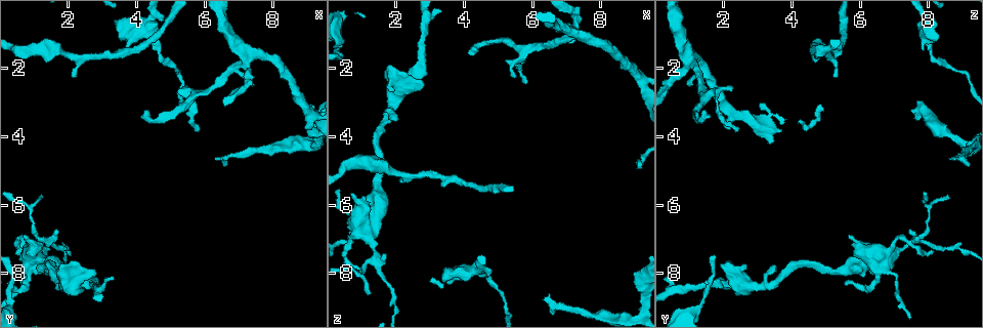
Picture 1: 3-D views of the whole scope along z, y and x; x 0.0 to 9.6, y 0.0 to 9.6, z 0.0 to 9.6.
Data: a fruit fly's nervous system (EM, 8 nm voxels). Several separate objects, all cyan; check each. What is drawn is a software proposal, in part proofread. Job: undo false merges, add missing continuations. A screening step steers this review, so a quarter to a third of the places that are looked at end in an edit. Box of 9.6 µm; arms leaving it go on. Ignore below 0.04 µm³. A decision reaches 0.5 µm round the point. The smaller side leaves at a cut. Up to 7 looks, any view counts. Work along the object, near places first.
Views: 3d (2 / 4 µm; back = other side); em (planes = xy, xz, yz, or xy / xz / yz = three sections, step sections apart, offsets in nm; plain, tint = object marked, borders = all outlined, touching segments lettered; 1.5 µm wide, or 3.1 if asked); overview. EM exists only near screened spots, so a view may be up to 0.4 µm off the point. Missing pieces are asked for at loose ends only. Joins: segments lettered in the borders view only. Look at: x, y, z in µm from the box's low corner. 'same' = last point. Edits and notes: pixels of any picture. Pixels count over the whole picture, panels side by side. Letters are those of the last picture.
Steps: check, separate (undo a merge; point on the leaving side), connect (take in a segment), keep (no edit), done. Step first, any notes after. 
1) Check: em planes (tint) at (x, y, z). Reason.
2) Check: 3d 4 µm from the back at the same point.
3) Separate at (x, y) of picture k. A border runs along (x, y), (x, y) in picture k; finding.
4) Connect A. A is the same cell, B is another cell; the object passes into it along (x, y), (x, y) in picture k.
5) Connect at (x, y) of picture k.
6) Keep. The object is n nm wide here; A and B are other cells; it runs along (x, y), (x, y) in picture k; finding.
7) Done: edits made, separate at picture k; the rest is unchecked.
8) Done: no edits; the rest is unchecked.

Check: 3d 4 µm at (2.00, 7.85, 2.65). Stops while still wide.

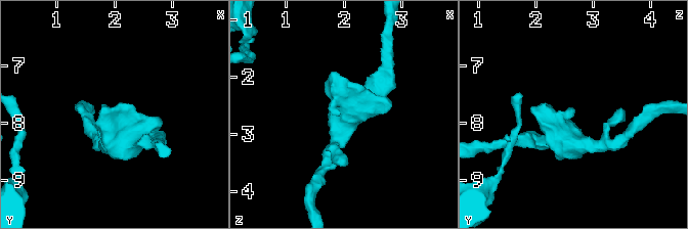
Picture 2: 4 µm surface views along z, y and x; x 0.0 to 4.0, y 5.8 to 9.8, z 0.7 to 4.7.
Check: em yz step 8 (borders) at (1.90, 7.80, 2.65). Now the EM.

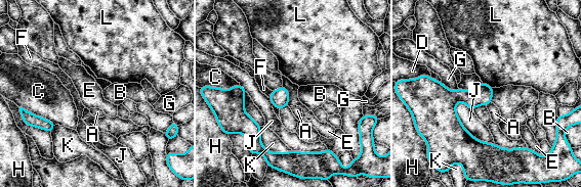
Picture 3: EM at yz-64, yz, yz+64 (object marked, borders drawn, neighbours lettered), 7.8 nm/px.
Keep. A, B, C, D, E, F, G, H, J, K and L are other cells; a border runs along (493, 88), (491, 102) in picture 3; none of them fits.

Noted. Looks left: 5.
Check: 3d 4 µm at (4.20, 3.50, 1.60). Tapers out.

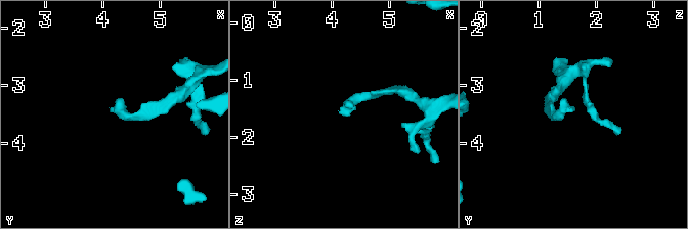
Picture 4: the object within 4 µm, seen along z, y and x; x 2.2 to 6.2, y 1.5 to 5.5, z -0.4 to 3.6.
Check: em xz step 4 (tint) at (4.15, 3.40, 1.60). Need the tissue.

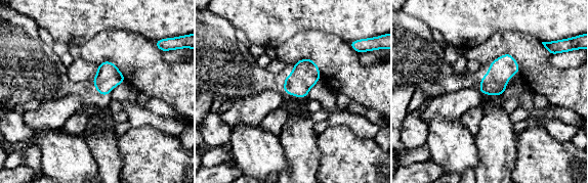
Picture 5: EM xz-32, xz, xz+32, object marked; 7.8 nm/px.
Check: em planes (borders) at the same point. Another direction.

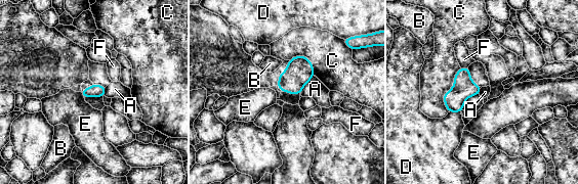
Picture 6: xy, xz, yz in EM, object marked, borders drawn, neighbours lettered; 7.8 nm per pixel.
Keep. The longest contact is with C, 360 nm; A, B, C, D, E and F are other cells; a border runs along (79, 92), (83, 97) in picture 6; none of them fits.

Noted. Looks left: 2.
Check: em yz step 4 (borders) at (3.55, 1.10, 8.25). Branch stops here.

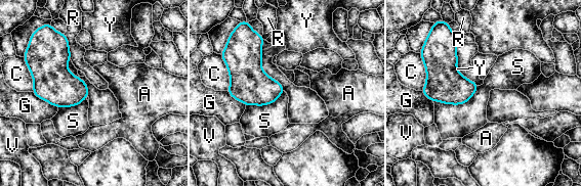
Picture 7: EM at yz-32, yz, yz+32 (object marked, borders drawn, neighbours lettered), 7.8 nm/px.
Keep. A, C, G, R, S, V and Y are other cells; a border runs along (479, 86), (462, 103), (433, 101) in picture 7; no lettered segment goes on from it.

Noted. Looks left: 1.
Done: no edits; the rest is unchecked.

